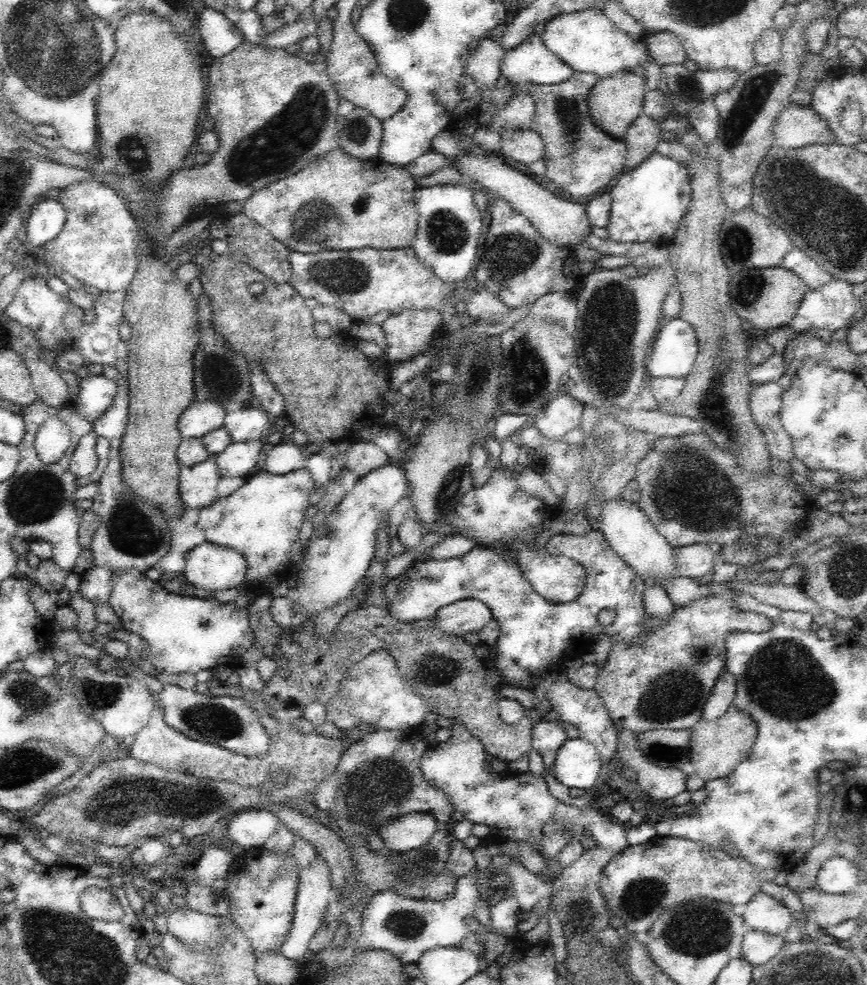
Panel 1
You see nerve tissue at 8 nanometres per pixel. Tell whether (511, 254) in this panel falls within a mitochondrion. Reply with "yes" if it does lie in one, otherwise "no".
yes

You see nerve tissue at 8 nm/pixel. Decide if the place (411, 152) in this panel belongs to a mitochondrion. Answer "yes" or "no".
no

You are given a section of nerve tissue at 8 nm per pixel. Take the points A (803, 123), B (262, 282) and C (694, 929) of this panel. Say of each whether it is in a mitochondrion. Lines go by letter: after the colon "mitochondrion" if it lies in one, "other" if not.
A: other
B: other
C: mitochondrion

